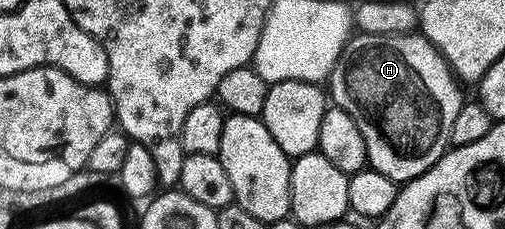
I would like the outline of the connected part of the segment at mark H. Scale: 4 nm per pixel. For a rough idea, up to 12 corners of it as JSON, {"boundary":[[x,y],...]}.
{"boundary":[[357,34],[331,100],[377,119],[398,186],[450,151],[467,103],[424,34]]}

